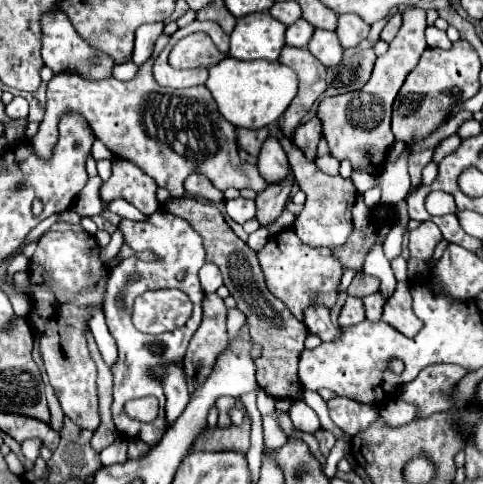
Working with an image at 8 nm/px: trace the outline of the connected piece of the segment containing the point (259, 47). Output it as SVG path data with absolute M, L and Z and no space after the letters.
M269 12L247 14L231 32L231 56L237 60L277 60L285 46L285 30Z

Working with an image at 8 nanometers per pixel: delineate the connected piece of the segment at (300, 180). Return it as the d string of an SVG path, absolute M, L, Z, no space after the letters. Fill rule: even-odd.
M275 128L275 136L279 138L281 146L285 148L287 156L289 156L289 164L293 168L295 174L295 182L299 184L299 188L305 192L307 202L303 212L297 216L295 220L295 234L299 236L299 240L307 246L327 246L331 250L343 246L347 242L347 238L353 232L353 222L351 222L351 208L357 200L357 190L353 186L351 180L345 180L341 176L329 176L325 172L321 172L317 168L315 162L309 162L307 156L299 150L293 148L293 140L289 140L279 128Z

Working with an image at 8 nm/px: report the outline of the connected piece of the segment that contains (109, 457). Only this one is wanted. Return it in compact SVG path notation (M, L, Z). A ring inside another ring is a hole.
M119 436L111 445L100 453L100 460L105 466L124 463L128 460L127 449L127 441Z

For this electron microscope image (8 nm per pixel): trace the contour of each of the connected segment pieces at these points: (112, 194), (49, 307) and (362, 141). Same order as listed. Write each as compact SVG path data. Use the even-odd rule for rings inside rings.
M115 158L112 175L101 185L100 198L104 203L125 198L145 216L151 216L151 212L159 208L155 190L157 190L155 180L147 176L139 166L135 166L129 160Z
M49 230L43 234L37 242L37 250L29 262L29 278L27 288L21 290L17 284L13 288L17 292L23 292L31 300L31 312L29 312L29 326L37 338L39 354L45 364L45 372L49 376L49 382L55 390L55 396L65 412L67 418L71 418L75 424L79 424L85 430L95 430L101 422L99 416L99 396L97 396L97 366L91 358L89 346L87 346L87 330L91 312L95 308L103 308L105 298L105 286L109 278L107 264L99 258L101 248L93 234L87 232L75 232L75 230Z
M407 8L403 12L403 26L397 32L395 40L389 44L389 50L377 58L373 74L369 82L361 88L361 92L373 94L373 96L333 96L325 98L319 104L319 118L323 124L323 136L329 144L331 154L341 162L349 160L353 170L365 170L369 174L381 174L385 166L387 152L393 144L393 132L391 132L391 104L405 82L407 74L417 66L425 44L425 10L421 8Z

